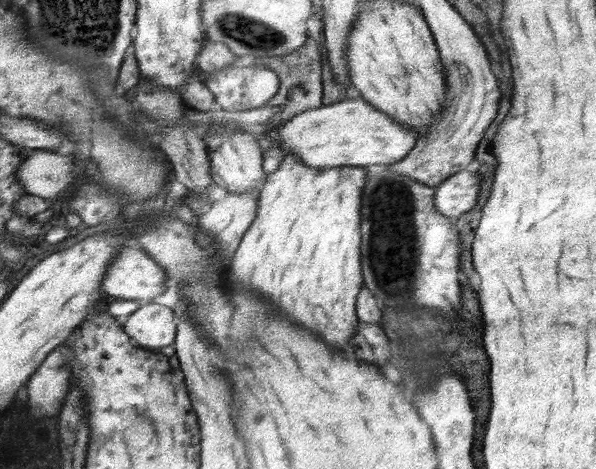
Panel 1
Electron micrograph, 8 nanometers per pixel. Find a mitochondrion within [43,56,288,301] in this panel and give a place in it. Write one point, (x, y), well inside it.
(88, 78)

